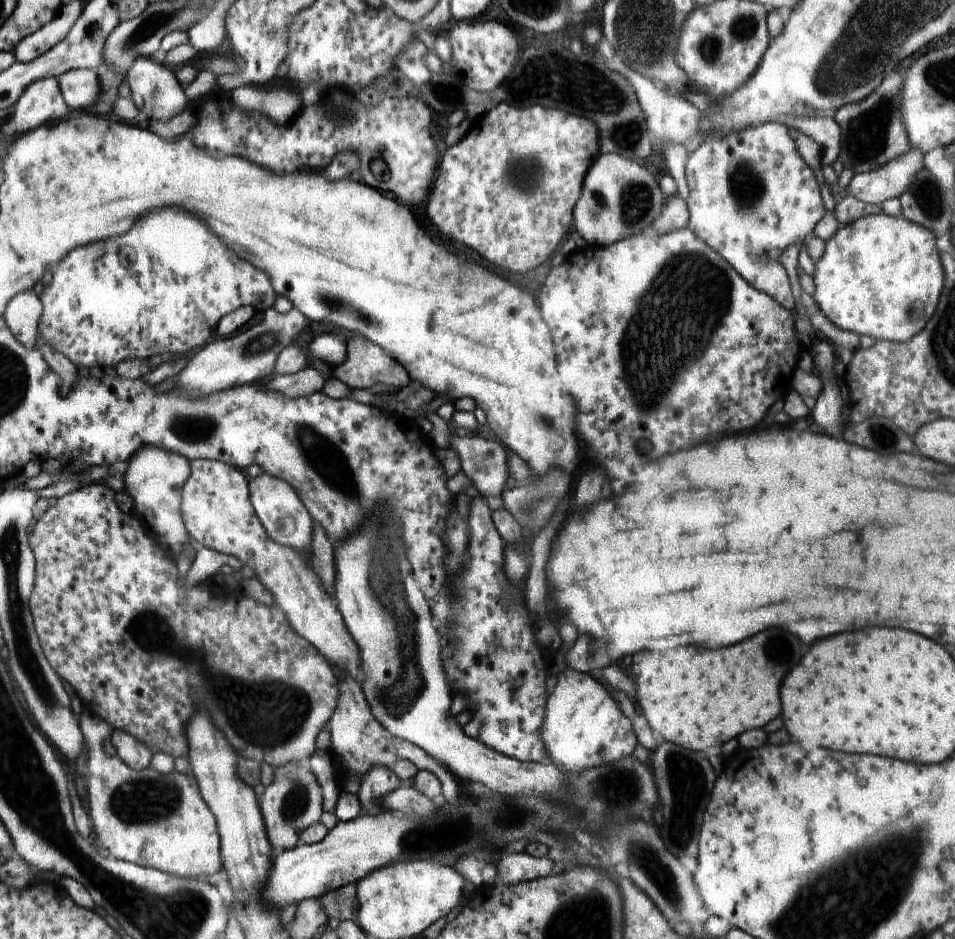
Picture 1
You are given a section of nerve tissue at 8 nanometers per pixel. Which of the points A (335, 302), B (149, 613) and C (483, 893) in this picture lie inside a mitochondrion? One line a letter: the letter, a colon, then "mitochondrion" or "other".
A: mitochondrion
B: mitochondrion
C: other

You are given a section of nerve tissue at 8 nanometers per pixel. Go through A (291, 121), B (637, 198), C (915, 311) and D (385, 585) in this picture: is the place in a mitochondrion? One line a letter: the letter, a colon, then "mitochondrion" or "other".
A: other
B: mitochondrion
C: mitochondrion
D: mitochondrion

